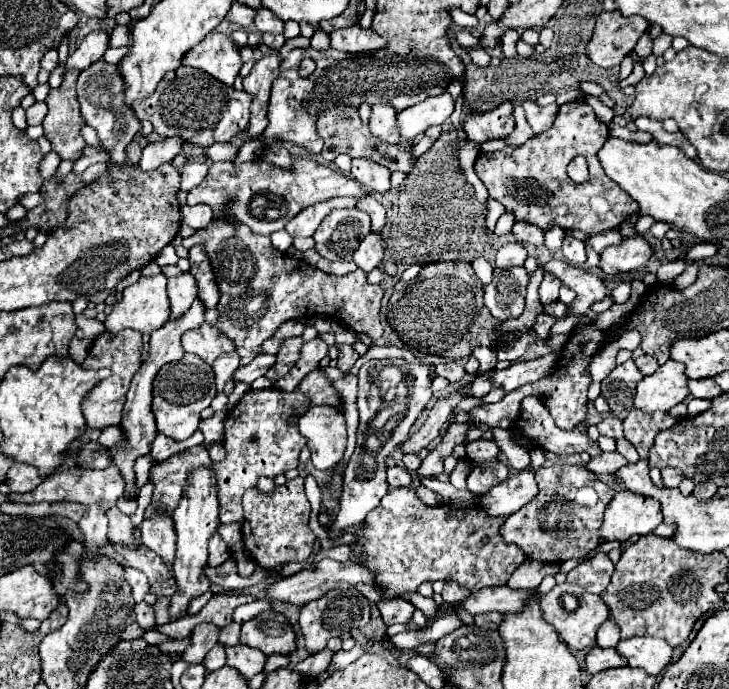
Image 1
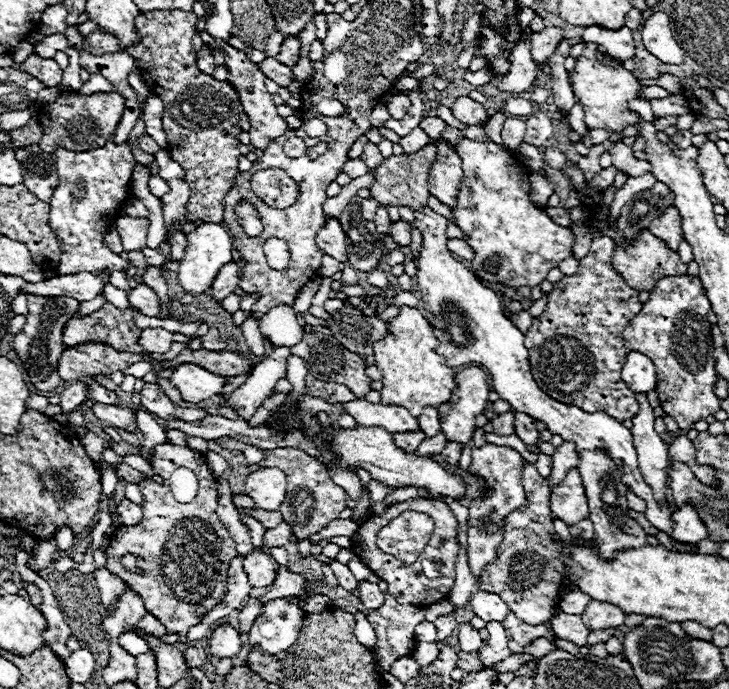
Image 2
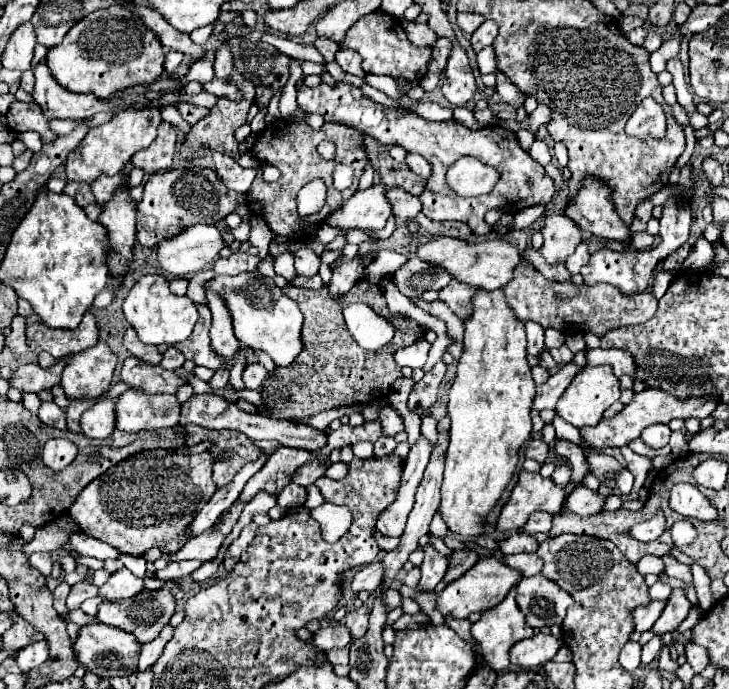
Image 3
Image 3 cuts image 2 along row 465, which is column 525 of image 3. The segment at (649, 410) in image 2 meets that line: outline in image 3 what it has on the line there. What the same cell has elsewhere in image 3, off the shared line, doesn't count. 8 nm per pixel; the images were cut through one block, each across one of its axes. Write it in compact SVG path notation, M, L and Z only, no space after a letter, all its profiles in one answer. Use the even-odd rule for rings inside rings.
M534 634L528 640L520 640L510 648L510 664L520 668L534 668L552 660L562 640L552 634Z

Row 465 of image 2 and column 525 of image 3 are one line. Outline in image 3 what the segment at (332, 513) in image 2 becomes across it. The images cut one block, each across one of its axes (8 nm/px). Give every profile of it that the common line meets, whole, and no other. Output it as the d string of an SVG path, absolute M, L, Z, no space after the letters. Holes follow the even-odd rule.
M522 260L514 271L514 278L506 286L506 302L518 316L518 320L528 322L540 322L544 328L556 328L562 332L568 332L572 326L578 326L578 330L590 330L596 336L606 334L606 330L612 330L614 326L628 326L628 324L642 324L650 320L656 314L656 298L650 292L640 294L620 294L610 284L598 284L598 286L576 286L572 282L550 282L528 260Z

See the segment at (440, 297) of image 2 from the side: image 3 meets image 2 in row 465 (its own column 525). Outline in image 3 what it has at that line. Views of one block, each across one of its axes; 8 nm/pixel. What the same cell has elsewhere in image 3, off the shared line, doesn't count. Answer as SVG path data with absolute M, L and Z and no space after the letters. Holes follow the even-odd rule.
M516 586L506 594L506 598L500 604L496 604L494 608L482 612L480 620L472 624L472 636L480 644L478 650L480 650L482 658L484 658L484 662L492 670L500 672L500 670L506 670L510 666L510 660L508 660L510 646L514 642L518 642L518 640L524 640L524 638L534 636L534 630L526 624L526 616L522 616L522 612L520 612L520 608L516 604Z

